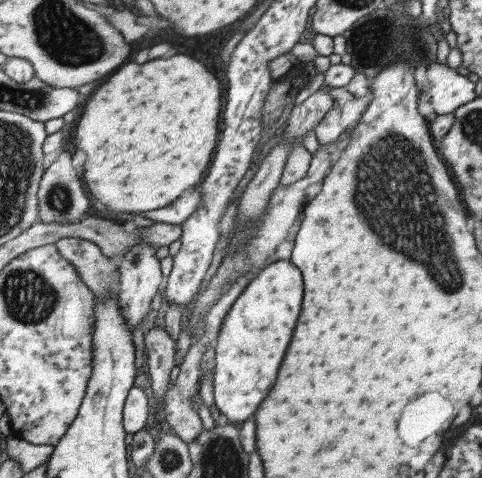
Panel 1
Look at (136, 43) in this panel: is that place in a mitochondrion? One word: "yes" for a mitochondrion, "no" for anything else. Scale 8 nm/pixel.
no

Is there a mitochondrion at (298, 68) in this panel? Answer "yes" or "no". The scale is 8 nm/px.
no

